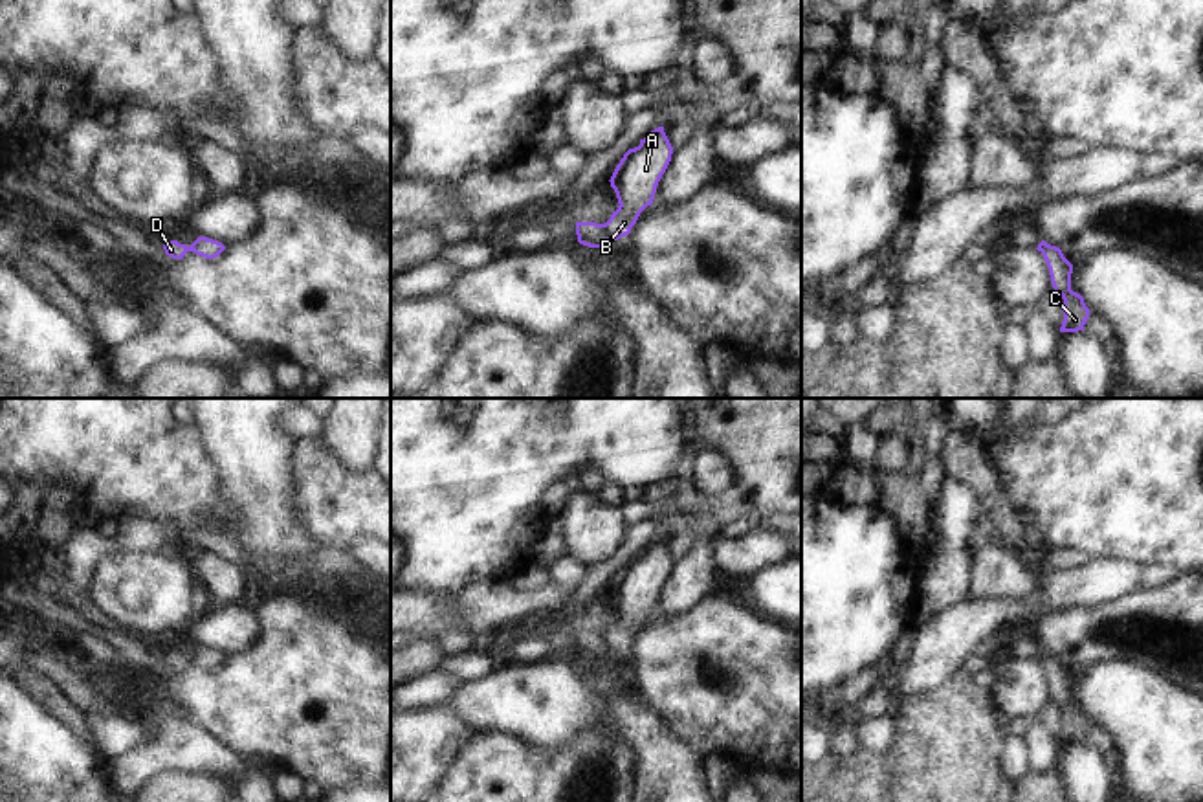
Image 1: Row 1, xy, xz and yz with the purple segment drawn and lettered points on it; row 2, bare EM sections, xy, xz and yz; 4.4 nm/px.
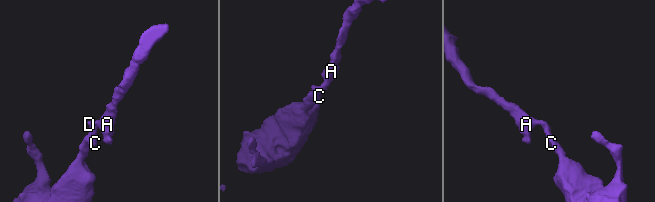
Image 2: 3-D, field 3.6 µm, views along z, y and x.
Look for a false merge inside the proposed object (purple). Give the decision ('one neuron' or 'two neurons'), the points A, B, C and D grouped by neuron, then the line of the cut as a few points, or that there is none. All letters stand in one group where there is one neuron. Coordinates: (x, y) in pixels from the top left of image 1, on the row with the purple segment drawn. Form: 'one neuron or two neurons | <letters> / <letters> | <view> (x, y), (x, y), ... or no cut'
two neurons | A B / C D | xz (600, 224), (609, 239)

